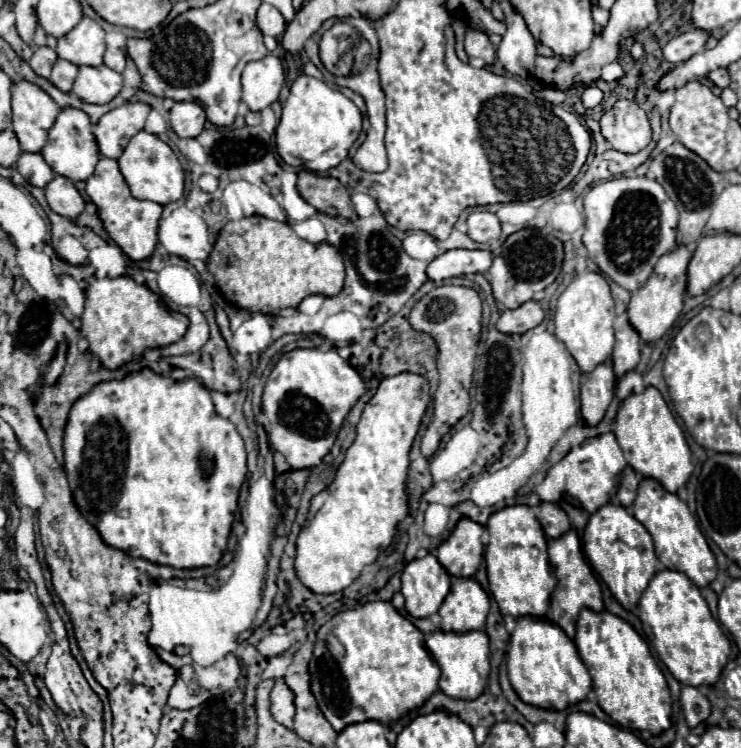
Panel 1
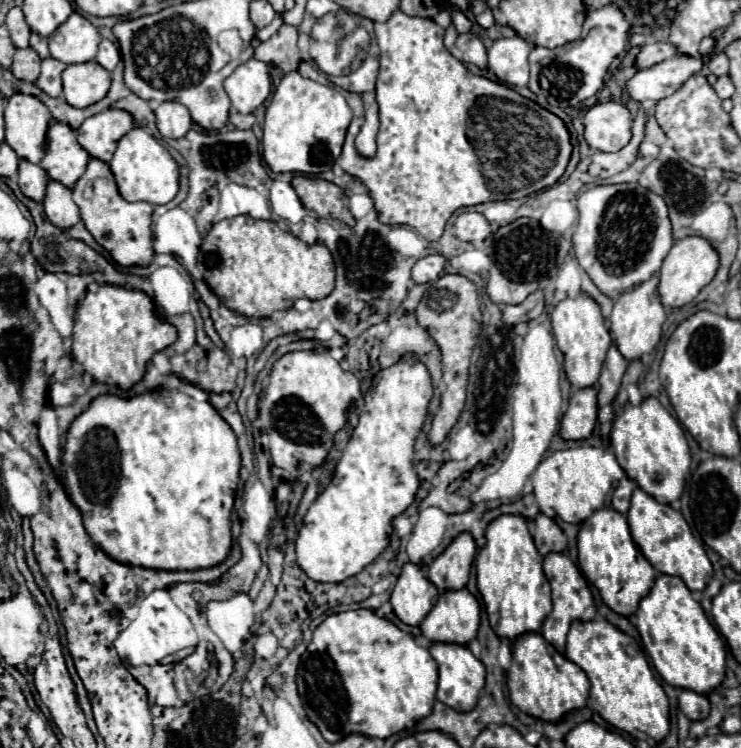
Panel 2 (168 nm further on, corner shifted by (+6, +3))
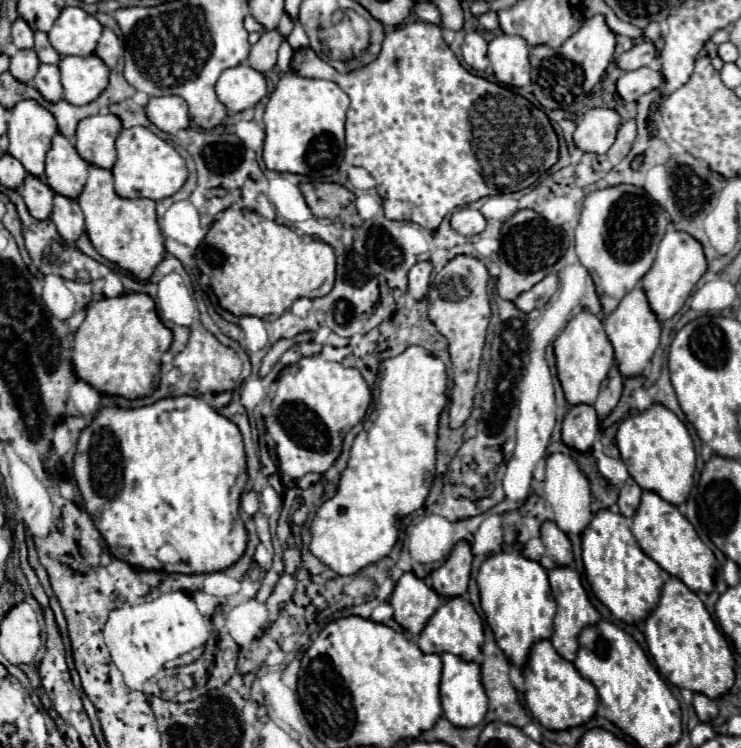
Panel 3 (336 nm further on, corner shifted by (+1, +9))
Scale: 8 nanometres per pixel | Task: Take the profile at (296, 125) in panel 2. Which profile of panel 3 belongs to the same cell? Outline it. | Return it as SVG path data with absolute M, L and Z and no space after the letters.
M287 71L265 107L265 167L271 171L307 175L311 179L333 175L345 153L345 113L349 103L347 93L337 83L307 79L295 71Z

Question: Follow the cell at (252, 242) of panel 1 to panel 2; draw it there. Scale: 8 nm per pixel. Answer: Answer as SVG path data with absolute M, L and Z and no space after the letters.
M248 215L222 219L212 225L202 241L198 253L198 271L216 297L232 311L246 317L270 317L274 311L290 309L296 299L324 299L334 289L334 261L330 251L322 245L308 245L288 231L282 231L274 221L258 221Z

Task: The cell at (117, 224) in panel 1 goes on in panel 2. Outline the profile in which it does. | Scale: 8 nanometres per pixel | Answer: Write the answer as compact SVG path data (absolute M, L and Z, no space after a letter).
M90 159L86 173L78 179L72 189L74 203L80 209L80 217L96 239L100 247L104 247L110 257L122 267L146 267L152 263L154 249L152 249L152 205L150 203L128 203L120 197L114 175L104 161Z

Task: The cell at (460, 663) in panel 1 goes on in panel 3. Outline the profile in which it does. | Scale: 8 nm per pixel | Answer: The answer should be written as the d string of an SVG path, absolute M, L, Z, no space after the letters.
M443 653L443 675L441 675L441 703L443 713L453 725L471 727L477 725L487 713L487 695L481 683L481 667L475 661L465 661L453 653Z

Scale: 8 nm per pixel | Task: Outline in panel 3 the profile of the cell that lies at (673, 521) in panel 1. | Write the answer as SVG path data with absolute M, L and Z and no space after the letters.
M643 491L641 505L637 507L633 515L631 533L635 535L639 547L645 555L649 555L661 569L665 569L669 575L679 577L691 591L695 593L711 593L715 583L715 571L717 571L717 559L713 551L697 537L693 525L679 513L679 509L665 499L661 499L653 491Z

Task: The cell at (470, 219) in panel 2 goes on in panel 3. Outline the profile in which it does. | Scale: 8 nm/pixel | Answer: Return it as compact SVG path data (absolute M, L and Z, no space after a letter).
M463 207L459 211L455 211L451 215L451 227L465 235L465 237L471 237L471 235L477 235L477 233L483 233L485 231L485 217L481 211L475 211L475 209L469 209L469 207Z

